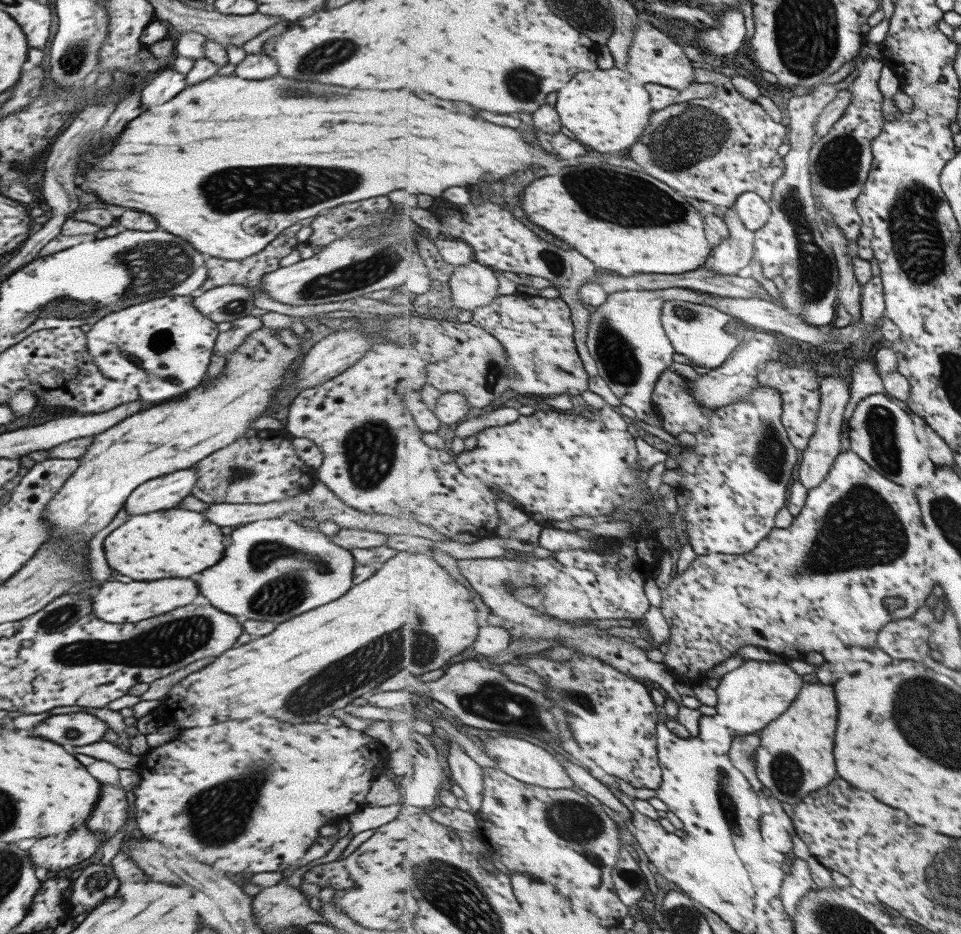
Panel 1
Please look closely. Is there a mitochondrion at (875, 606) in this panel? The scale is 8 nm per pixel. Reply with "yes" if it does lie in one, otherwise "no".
no

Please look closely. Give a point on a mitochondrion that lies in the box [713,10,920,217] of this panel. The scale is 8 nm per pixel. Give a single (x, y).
(839, 160)

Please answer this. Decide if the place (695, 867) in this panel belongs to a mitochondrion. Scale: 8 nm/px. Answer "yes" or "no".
no

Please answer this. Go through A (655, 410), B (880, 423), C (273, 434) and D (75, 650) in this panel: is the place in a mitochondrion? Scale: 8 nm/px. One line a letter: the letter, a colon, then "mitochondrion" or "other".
A: other
B: mitochondrion
C: other
D: mitochondrion

